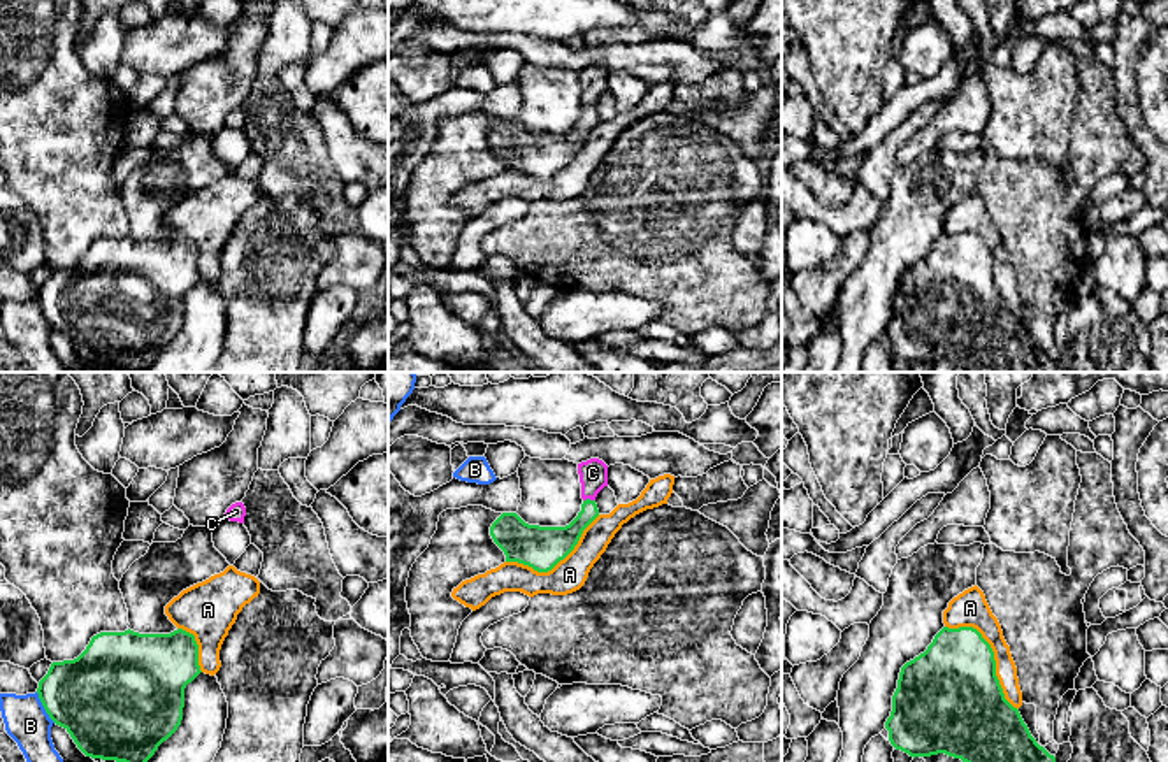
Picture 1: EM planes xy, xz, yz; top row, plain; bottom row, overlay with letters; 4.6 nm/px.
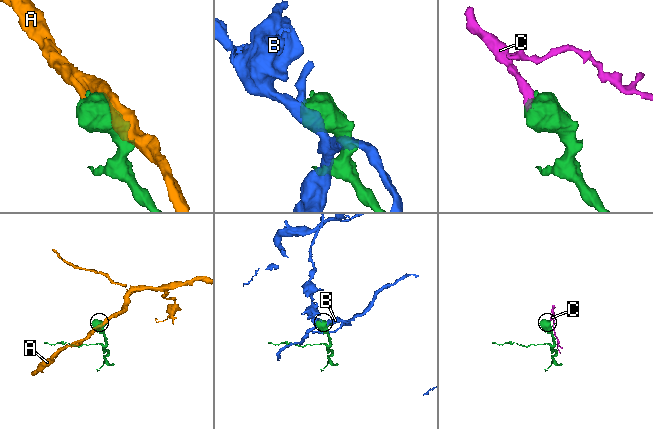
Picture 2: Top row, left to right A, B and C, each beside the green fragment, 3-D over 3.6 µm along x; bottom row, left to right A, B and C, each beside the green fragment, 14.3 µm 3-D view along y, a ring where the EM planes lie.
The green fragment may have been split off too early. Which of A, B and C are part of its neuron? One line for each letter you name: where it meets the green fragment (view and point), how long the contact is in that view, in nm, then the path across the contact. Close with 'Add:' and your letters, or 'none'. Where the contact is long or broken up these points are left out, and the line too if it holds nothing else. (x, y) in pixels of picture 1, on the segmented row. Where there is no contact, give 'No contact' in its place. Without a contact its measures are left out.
C: Touches green at xz (589, 499). Shared border 60 nm. Path across: xz (557, 543), (589, 513), (589, 499), (592, 473)
Add: C

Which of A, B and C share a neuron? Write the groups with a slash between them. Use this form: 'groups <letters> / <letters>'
groups A / B / C

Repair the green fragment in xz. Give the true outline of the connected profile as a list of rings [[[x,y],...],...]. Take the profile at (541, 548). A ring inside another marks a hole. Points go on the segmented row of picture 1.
[[[590,458],[578,464],[578,474],[583,504],[569,525],[529,525],[516,513],[502,513],[492,523],[490,536],[504,551],[506,562],[548,572],[574,550],[583,530],[599,516],[595,497],[608,486],[608,465],[599,458]]]

